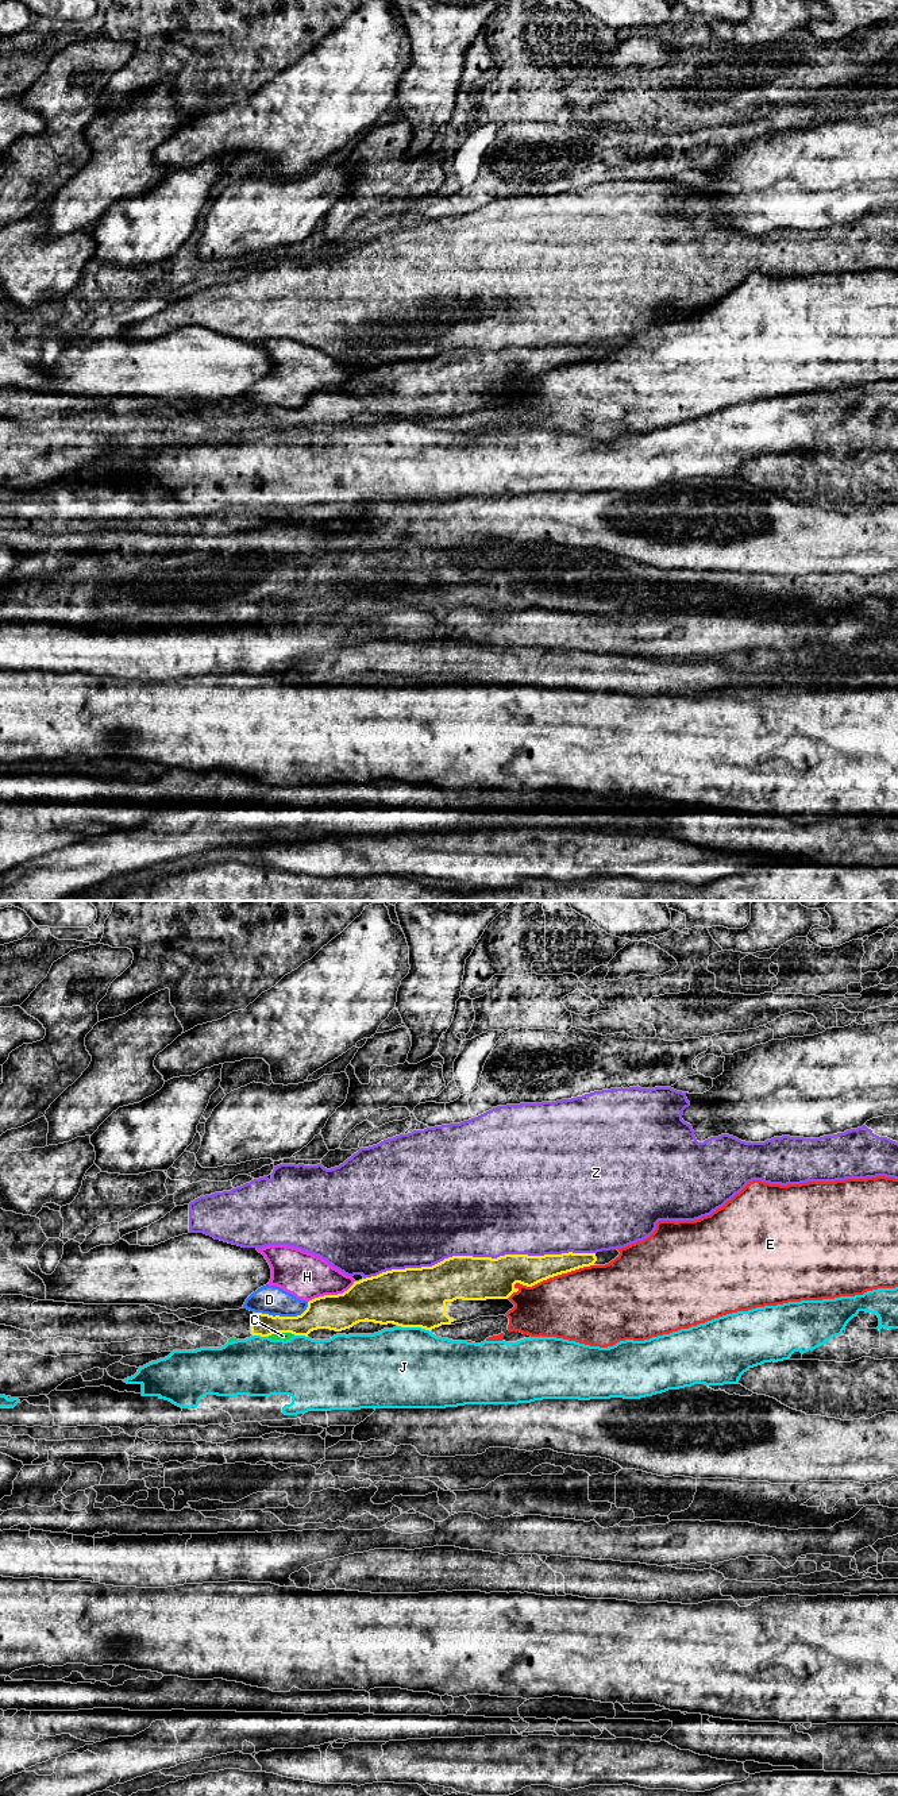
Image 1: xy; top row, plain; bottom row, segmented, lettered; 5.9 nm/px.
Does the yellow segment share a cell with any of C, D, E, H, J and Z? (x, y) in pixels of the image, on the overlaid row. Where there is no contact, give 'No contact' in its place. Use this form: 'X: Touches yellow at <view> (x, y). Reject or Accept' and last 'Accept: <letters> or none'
C: Touches yellow at xy (281, 1332). Accept
D: Touches yellow at xy (282, 1317). Reject
E: Touches yellow at xy (546, 1279). Reject
H: Touches yellow at xy (331, 1295). Reject
J: Touches yellow at xy (416, 1326). Reject
Z: Touches yellow at xy (480, 1257). Reject
Accept: C

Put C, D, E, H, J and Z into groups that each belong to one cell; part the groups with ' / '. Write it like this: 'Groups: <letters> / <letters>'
Groups: C / D H / E / J / Z

